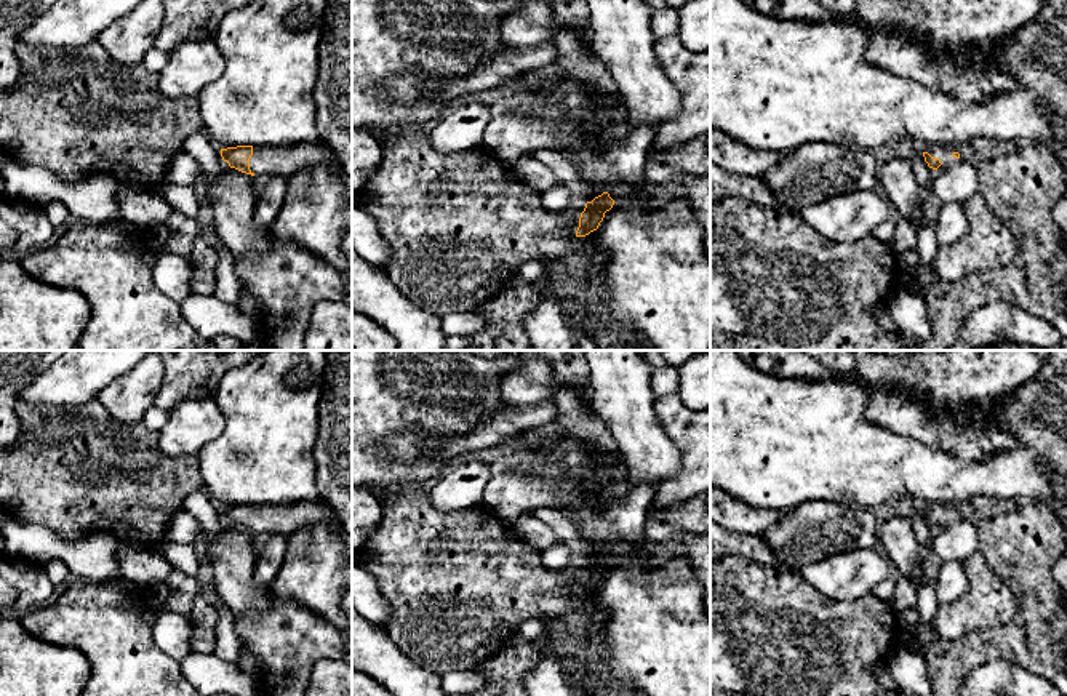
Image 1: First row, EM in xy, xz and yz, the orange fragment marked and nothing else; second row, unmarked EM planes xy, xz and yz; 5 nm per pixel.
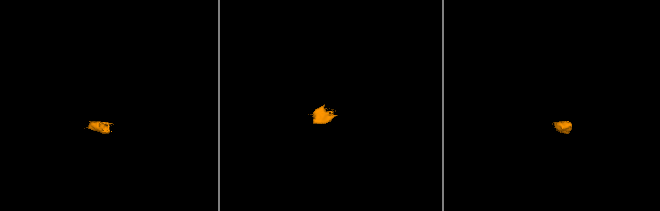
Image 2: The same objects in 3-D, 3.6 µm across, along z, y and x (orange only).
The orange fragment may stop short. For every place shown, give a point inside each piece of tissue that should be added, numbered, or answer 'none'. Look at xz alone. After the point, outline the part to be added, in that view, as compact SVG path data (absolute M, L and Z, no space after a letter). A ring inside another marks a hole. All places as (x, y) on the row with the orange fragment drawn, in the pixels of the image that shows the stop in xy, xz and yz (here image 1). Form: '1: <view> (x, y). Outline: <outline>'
1: xz (663, 181). Outline: M710 131L696 136L667 152L653 152L638 187L616 184L609 197L617 202L633 198L643 208L662 206L670 200L685 198L683 176L704 176L710 171Z
2: xz (458, 226). Outline: M405 130L386 136L378 173L352 197L352 203L374 218L390 248L390 262L386 270L390 282L413 304L440 317L482 307L522 264L531 259L557 258L573 251L581 218L576 205L560 211L547 210L541 194L518 182L510 165L485 149L448 155L437 150L422 130Z

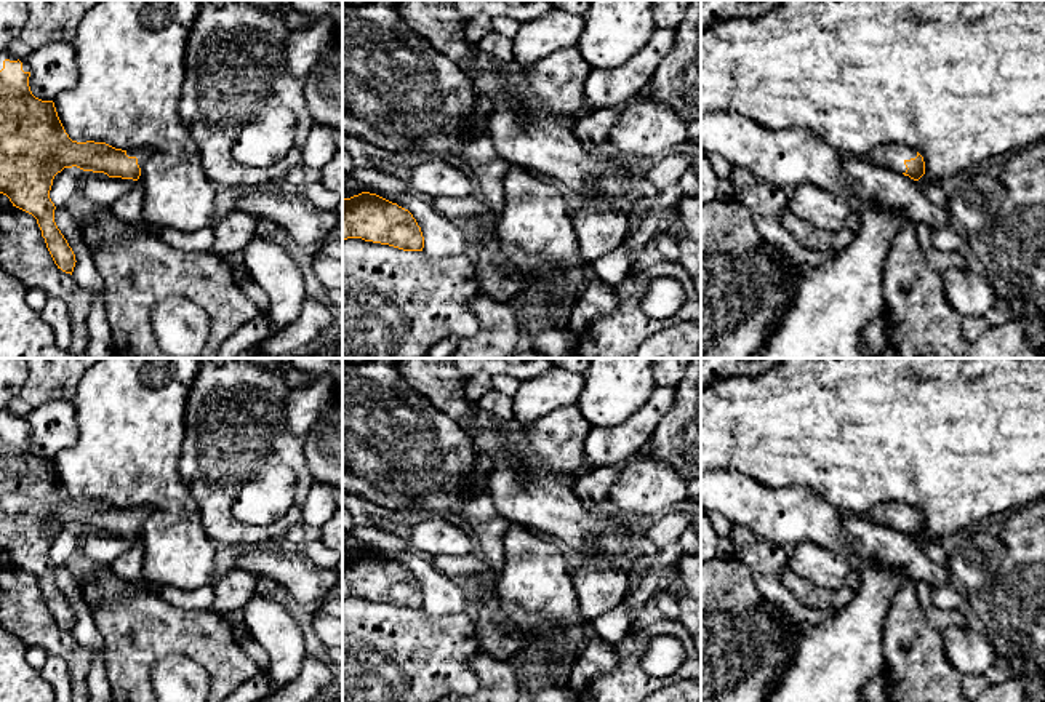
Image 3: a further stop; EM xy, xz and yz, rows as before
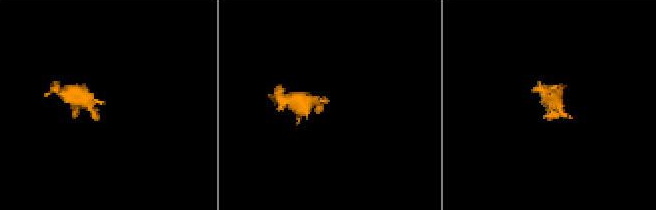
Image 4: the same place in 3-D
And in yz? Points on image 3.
1: yz (890, 155). Outline: M885 142L882 146L875 146L866 154L866 158L872 163L901 174L907 170L904 162L915 157L917 150L898 142Z

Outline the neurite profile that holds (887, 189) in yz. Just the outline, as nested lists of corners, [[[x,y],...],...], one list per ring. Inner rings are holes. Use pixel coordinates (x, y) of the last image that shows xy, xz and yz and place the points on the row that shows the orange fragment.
[[[842,157],[842,171],[861,203],[901,213],[909,222],[925,222],[933,230],[957,225],[949,209],[930,201],[909,176],[859,157]]]

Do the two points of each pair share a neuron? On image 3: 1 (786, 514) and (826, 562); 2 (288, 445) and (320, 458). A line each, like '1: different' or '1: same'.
1: different
2: different

